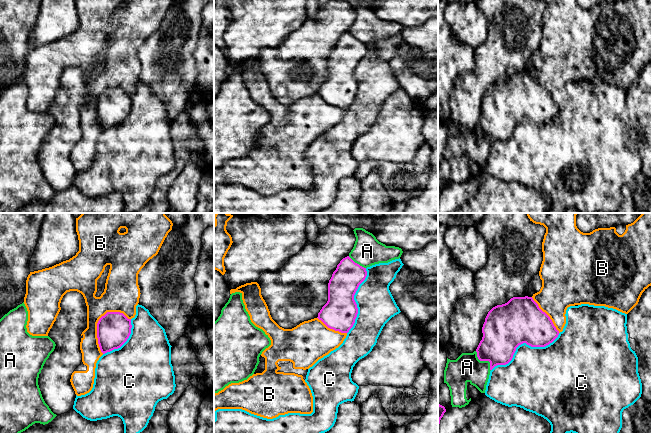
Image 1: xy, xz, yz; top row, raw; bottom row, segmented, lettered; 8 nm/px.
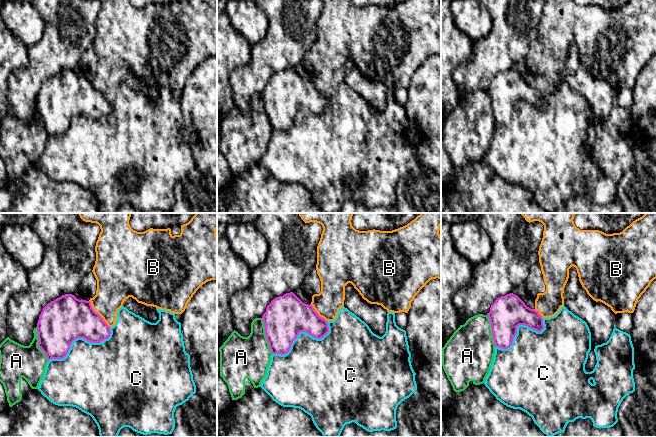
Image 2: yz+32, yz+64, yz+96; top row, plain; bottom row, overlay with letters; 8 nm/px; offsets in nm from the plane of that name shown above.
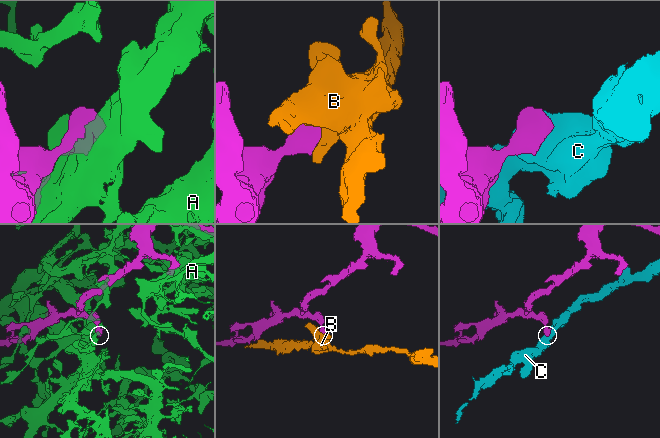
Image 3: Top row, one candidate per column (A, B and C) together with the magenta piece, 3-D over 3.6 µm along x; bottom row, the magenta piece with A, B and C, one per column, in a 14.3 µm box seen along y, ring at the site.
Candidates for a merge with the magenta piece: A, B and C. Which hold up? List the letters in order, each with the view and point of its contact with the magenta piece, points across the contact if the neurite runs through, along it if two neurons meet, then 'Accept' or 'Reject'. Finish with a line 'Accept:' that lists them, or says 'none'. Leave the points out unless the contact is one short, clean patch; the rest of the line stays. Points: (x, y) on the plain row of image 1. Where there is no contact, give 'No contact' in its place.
A: Touches magenta at yz (484, 136). Reject
B: Touches magenta at xy (97, 101). Reject
C: Touches magenta at yz (522, 119). Reject
Accept: none

